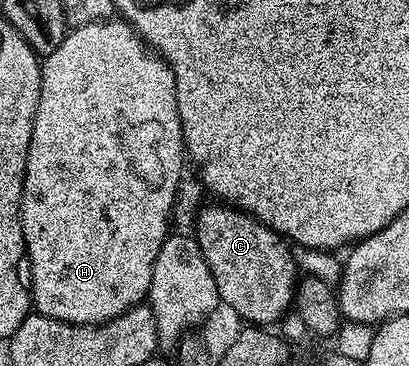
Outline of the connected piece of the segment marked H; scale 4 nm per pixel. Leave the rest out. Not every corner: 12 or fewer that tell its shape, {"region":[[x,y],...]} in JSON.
{"region":[[121,19],[41,62],[20,206],[32,305],[147,300],[178,84]]}

